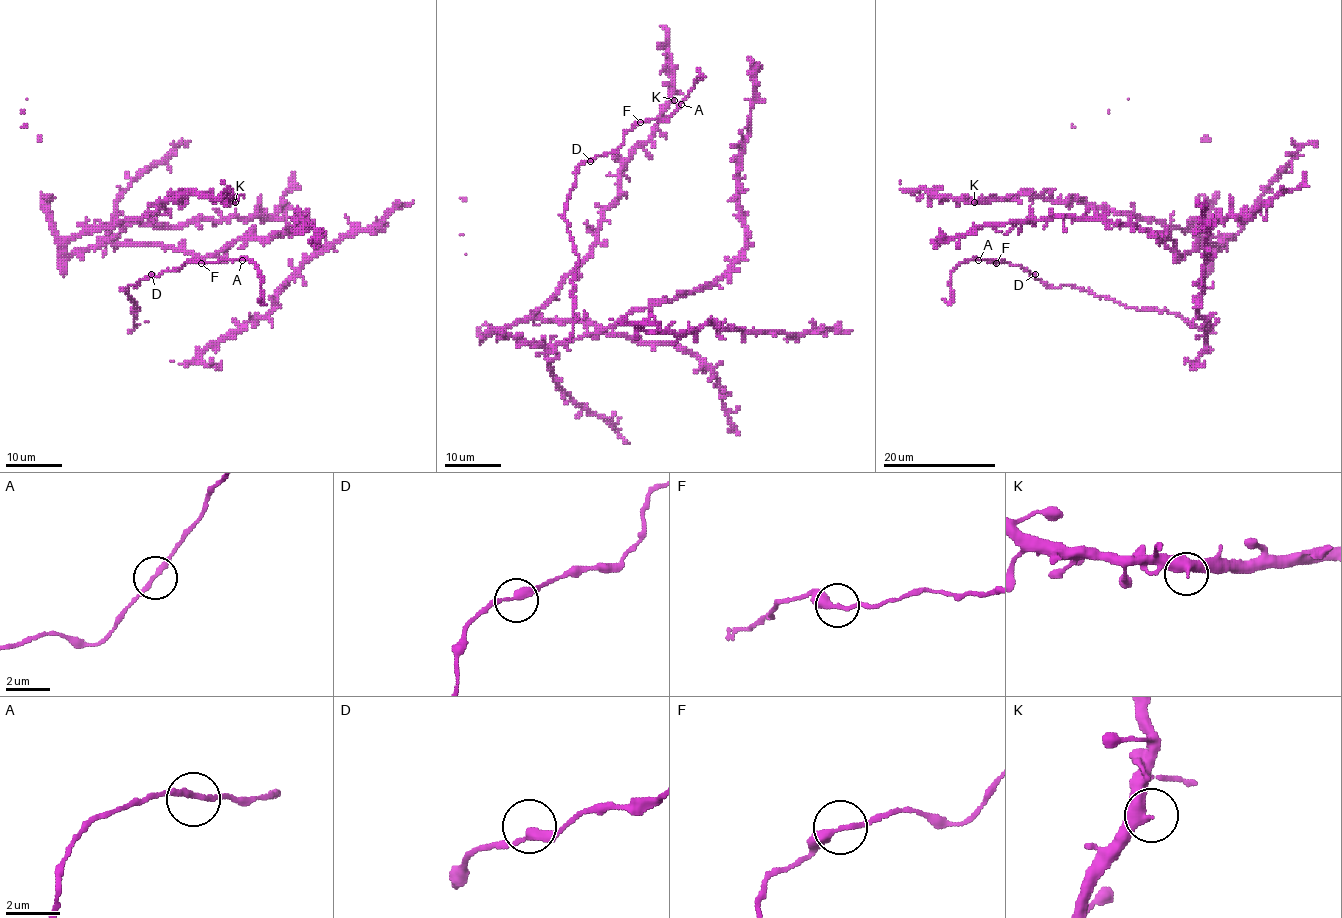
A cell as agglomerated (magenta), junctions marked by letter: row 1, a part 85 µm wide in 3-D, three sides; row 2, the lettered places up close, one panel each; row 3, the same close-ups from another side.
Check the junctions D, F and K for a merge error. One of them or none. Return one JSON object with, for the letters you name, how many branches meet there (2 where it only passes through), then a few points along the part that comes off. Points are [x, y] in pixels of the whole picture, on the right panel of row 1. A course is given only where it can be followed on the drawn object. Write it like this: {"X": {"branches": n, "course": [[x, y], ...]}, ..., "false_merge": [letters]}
{"false_merge": []}

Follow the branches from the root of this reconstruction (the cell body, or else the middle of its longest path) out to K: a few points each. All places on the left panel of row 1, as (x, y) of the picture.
K: (139, 219), (154, 212), (168, 200), (180, 200), (187, 194), (205, 194), (235, 202)

